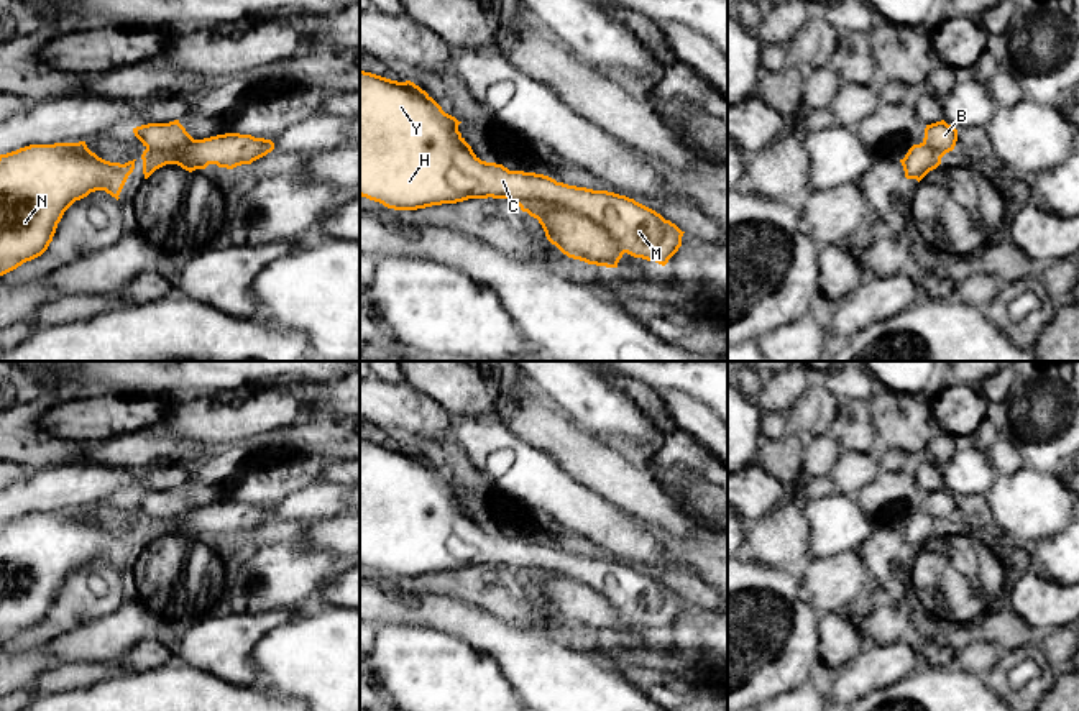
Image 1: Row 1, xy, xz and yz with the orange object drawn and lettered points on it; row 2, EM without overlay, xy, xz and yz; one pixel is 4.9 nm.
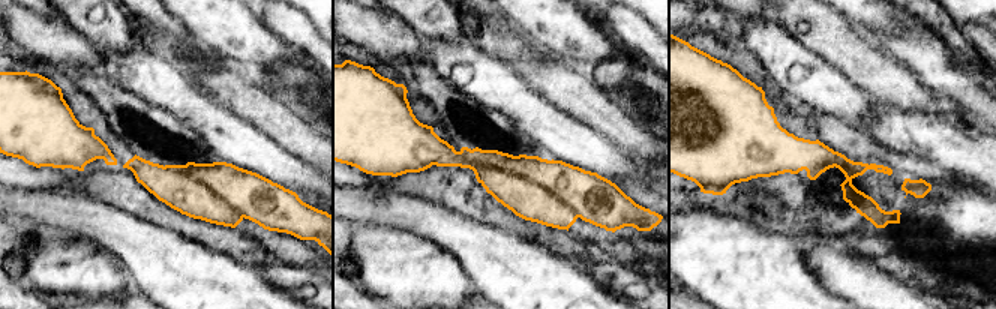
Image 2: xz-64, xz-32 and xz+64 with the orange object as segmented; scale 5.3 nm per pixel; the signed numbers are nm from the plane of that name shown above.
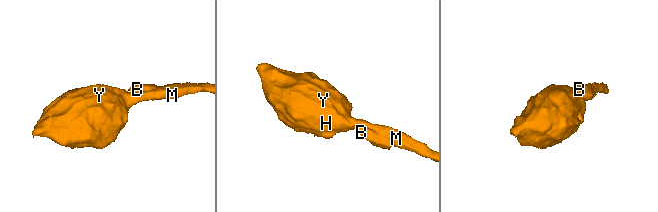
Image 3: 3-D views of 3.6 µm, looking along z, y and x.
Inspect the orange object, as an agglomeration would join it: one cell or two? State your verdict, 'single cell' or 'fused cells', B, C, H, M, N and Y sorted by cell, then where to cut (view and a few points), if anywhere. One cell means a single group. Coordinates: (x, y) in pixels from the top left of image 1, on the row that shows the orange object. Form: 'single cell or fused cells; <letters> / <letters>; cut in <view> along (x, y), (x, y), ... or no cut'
fused cells; B / C H M N Y; cut in xz along (519, 206), (529, 201), (565, 206), (596, 222), (626, 252)

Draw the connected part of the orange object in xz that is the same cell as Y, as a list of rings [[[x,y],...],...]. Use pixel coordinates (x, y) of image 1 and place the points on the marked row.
[[[360,71],[360,195],[394,210],[417,210],[488,197],[509,199],[519,207],[544,200],[588,217],[634,258],[665,266],[682,246],[685,232],[634,199],[481,161],[458,131],[460,123],[414,82],[397,82]]]

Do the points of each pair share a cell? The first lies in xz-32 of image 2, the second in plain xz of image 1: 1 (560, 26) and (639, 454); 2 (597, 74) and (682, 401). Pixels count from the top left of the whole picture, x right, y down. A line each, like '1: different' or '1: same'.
1: different
2: different

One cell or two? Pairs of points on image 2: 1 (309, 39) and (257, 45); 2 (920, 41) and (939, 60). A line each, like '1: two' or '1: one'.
1: two
2: one

